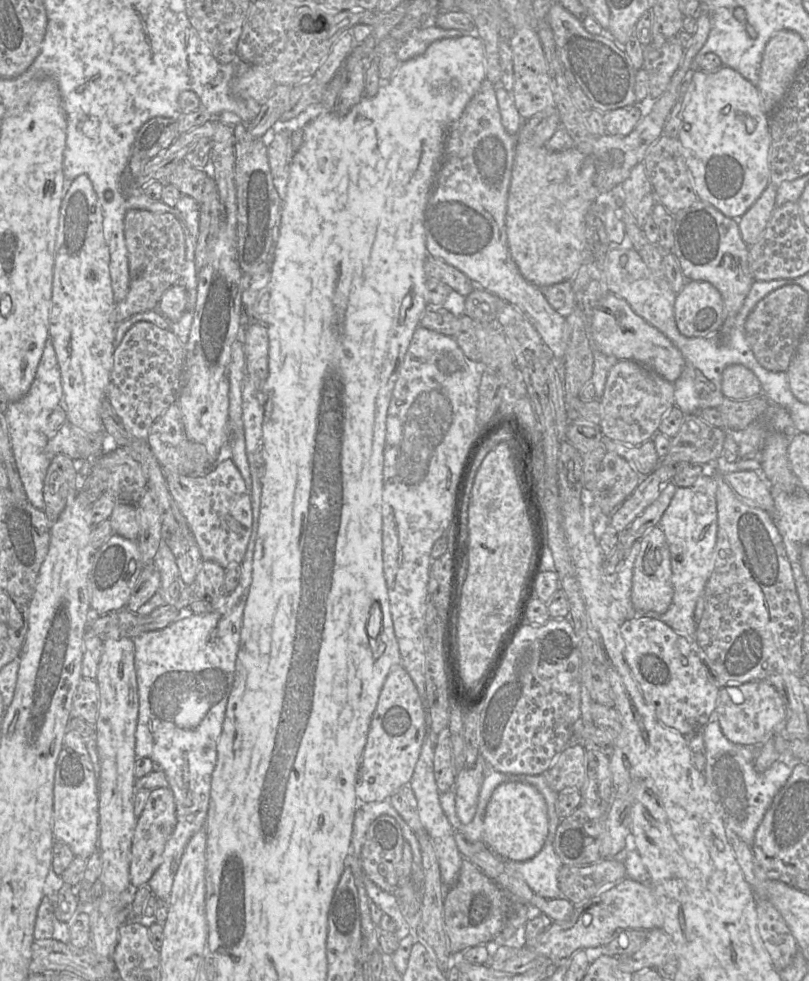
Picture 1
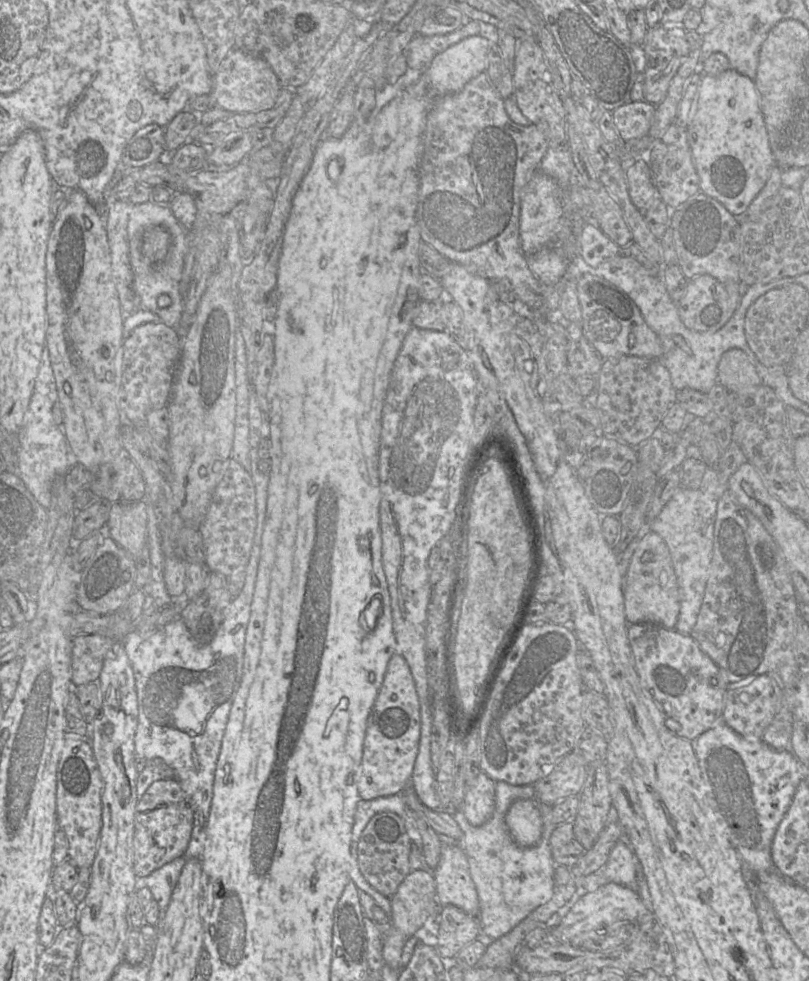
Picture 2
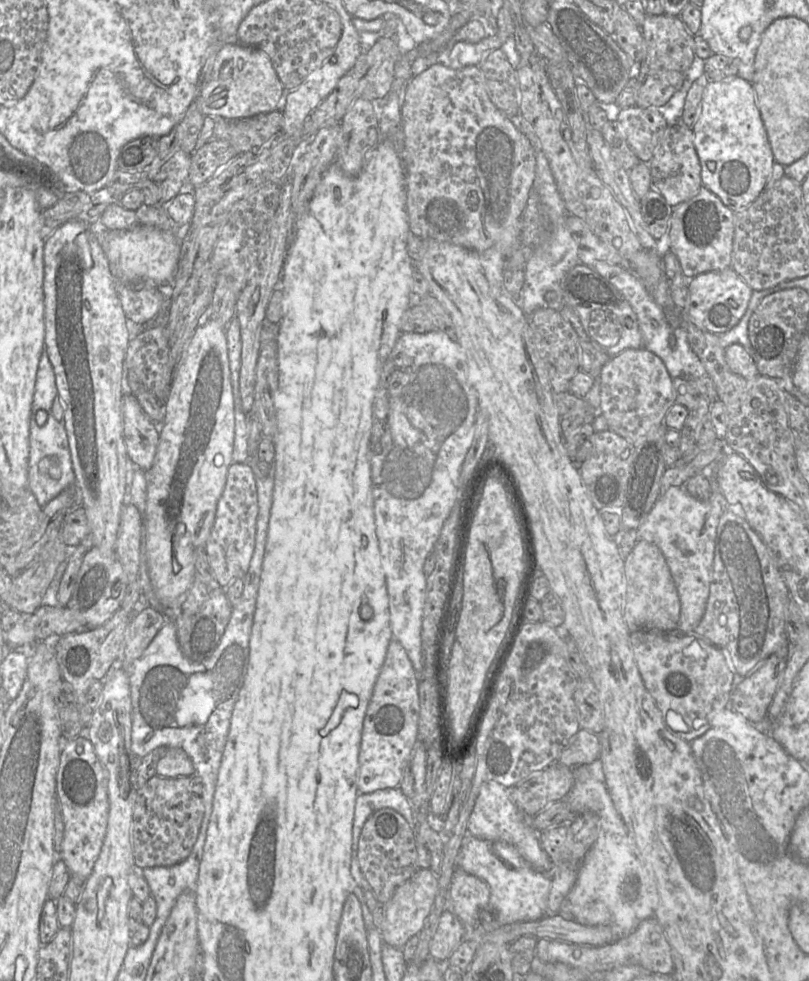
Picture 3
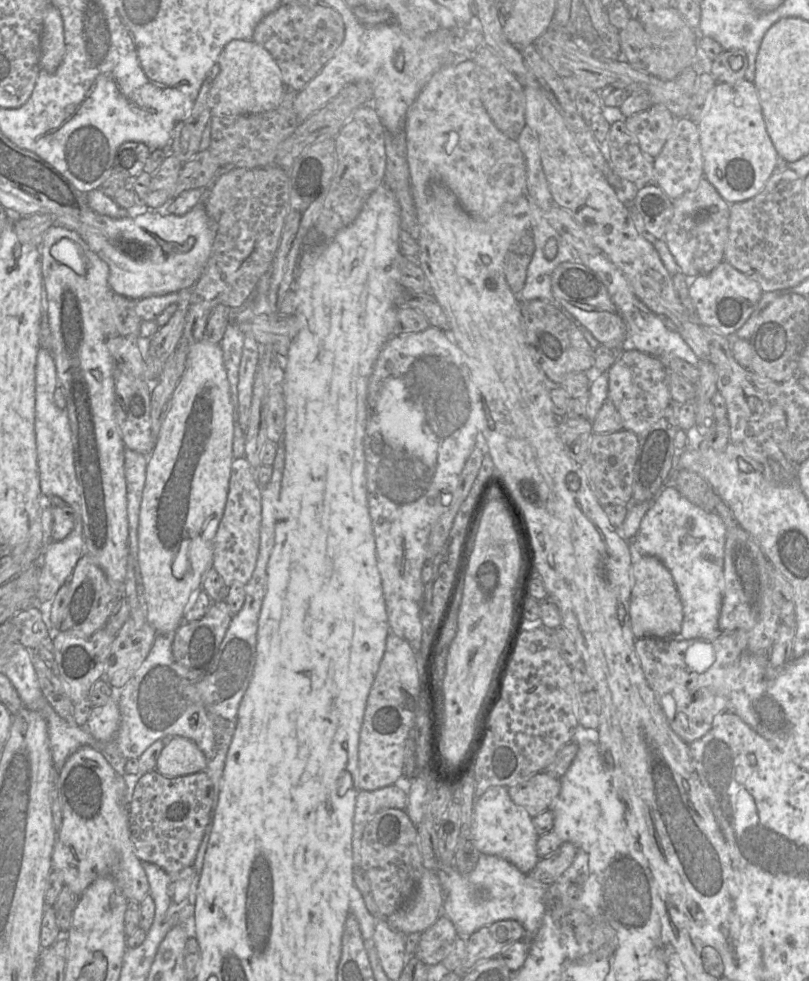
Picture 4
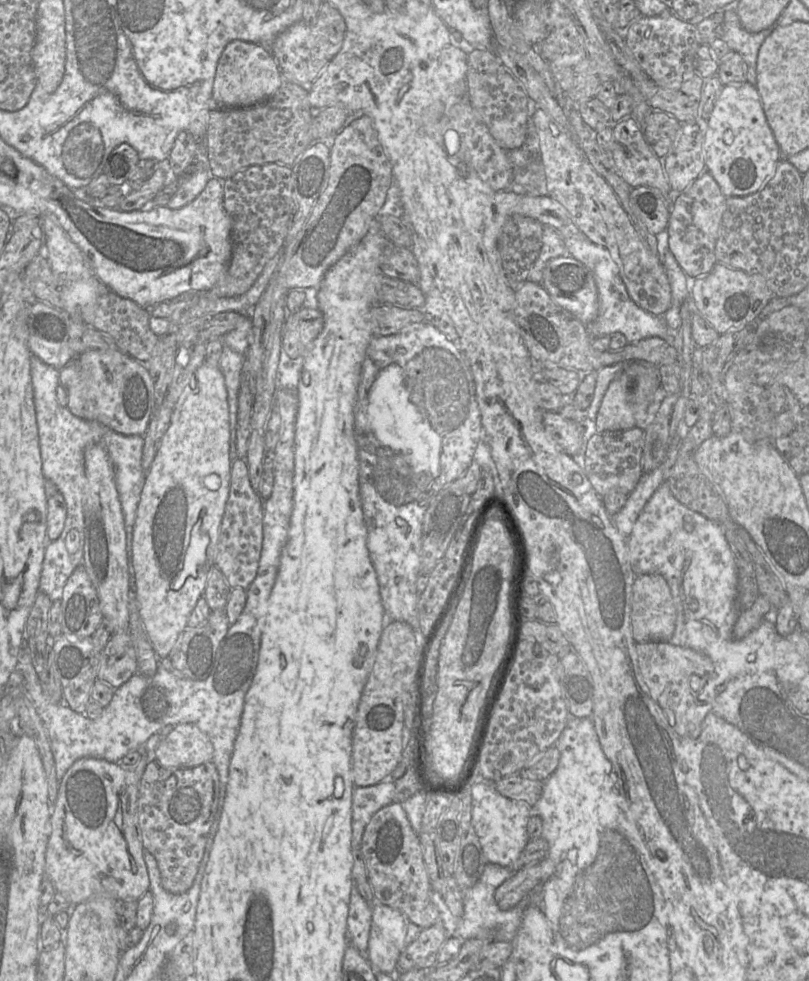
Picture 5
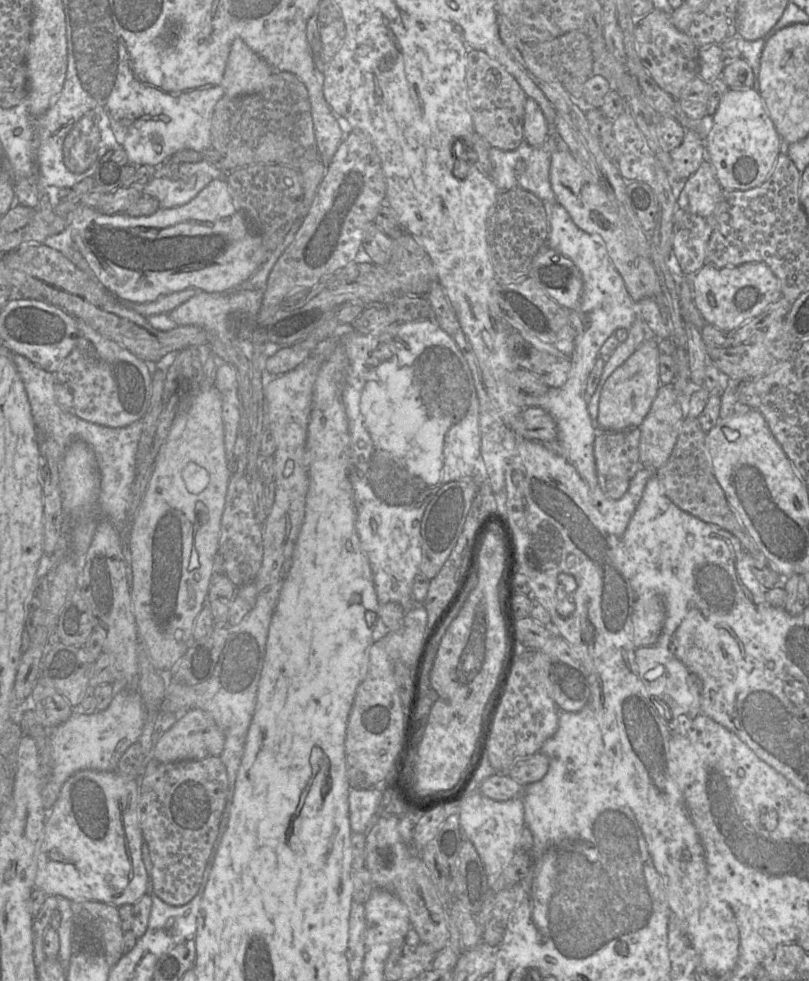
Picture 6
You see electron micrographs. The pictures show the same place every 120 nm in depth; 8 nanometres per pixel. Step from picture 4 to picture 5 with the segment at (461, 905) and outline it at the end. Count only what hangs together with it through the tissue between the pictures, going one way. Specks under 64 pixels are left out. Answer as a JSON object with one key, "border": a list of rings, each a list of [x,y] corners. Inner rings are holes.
{"border":[[[487,863],[478,882],[463,890],[464,911],[458,919],[455,936],[461,940],[481,939],[485,941],[512,941],[516,936],[523,920],[524,911],[528,905],[528,897],[522,899],[509,910],[501,910],[497,905],[495,890],[509,879],[514,872],[512,869],[498,864]]]}

